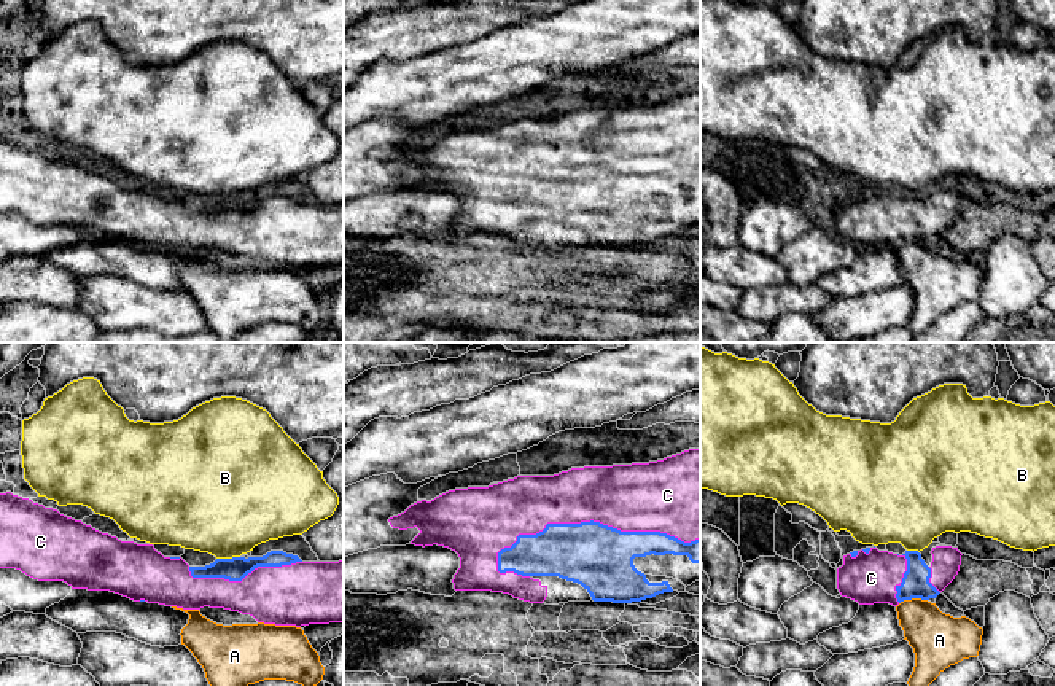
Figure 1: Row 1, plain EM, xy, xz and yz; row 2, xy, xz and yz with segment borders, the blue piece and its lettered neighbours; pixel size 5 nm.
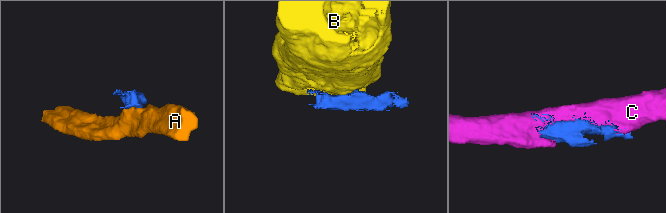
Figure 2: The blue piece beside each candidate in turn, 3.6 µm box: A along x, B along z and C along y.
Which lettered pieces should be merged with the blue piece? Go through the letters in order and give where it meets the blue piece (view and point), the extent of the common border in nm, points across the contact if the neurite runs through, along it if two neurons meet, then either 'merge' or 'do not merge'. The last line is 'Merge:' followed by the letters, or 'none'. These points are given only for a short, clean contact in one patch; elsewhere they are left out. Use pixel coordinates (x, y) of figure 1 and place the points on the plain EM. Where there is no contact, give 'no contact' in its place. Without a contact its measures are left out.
A: contact yz (912, 241); length 150 nm; do not merge
B: contact xy (228, 202); length 120 nm; do not merge
C: contact xz (591, 164); length 1050 nm; do not merge
Merge: none

